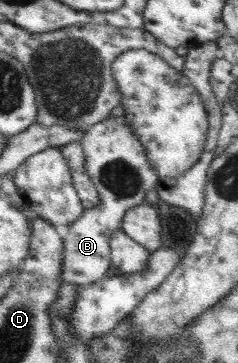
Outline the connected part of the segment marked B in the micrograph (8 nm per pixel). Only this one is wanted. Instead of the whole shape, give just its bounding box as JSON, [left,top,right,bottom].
[55,116,159,285]

